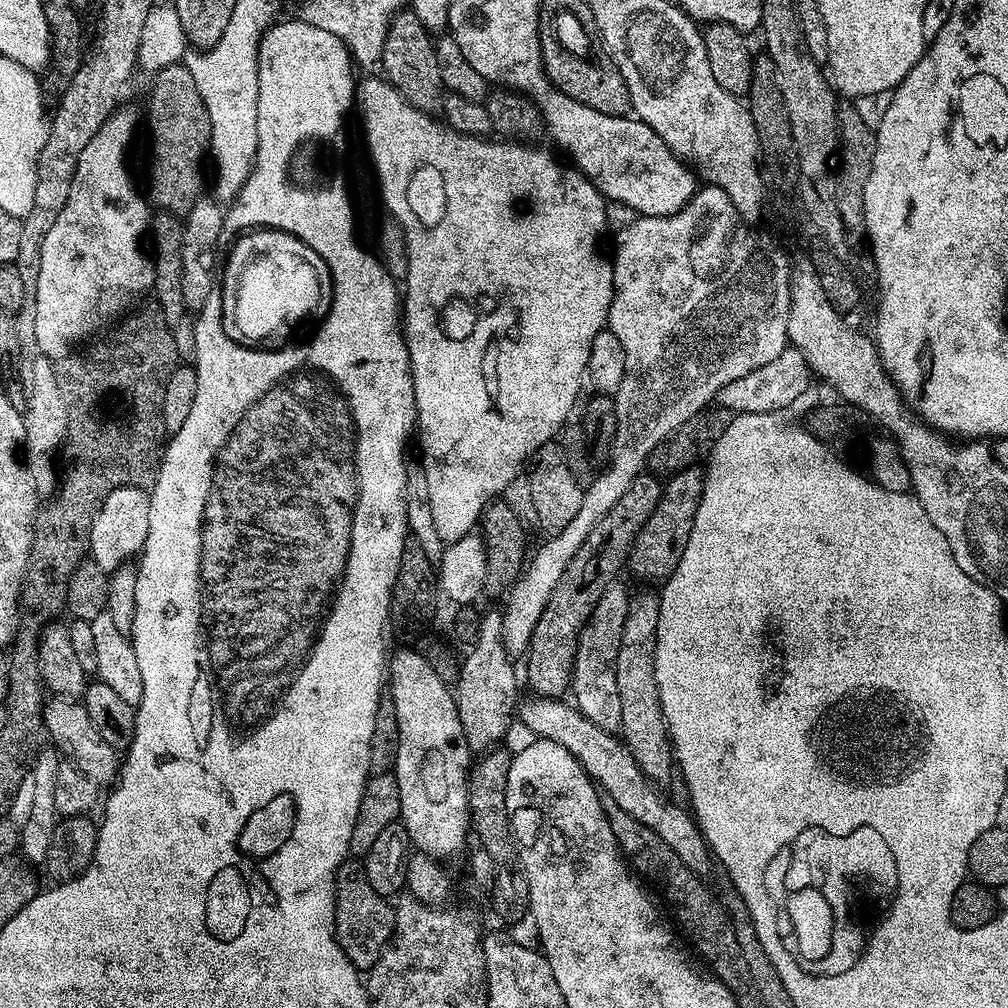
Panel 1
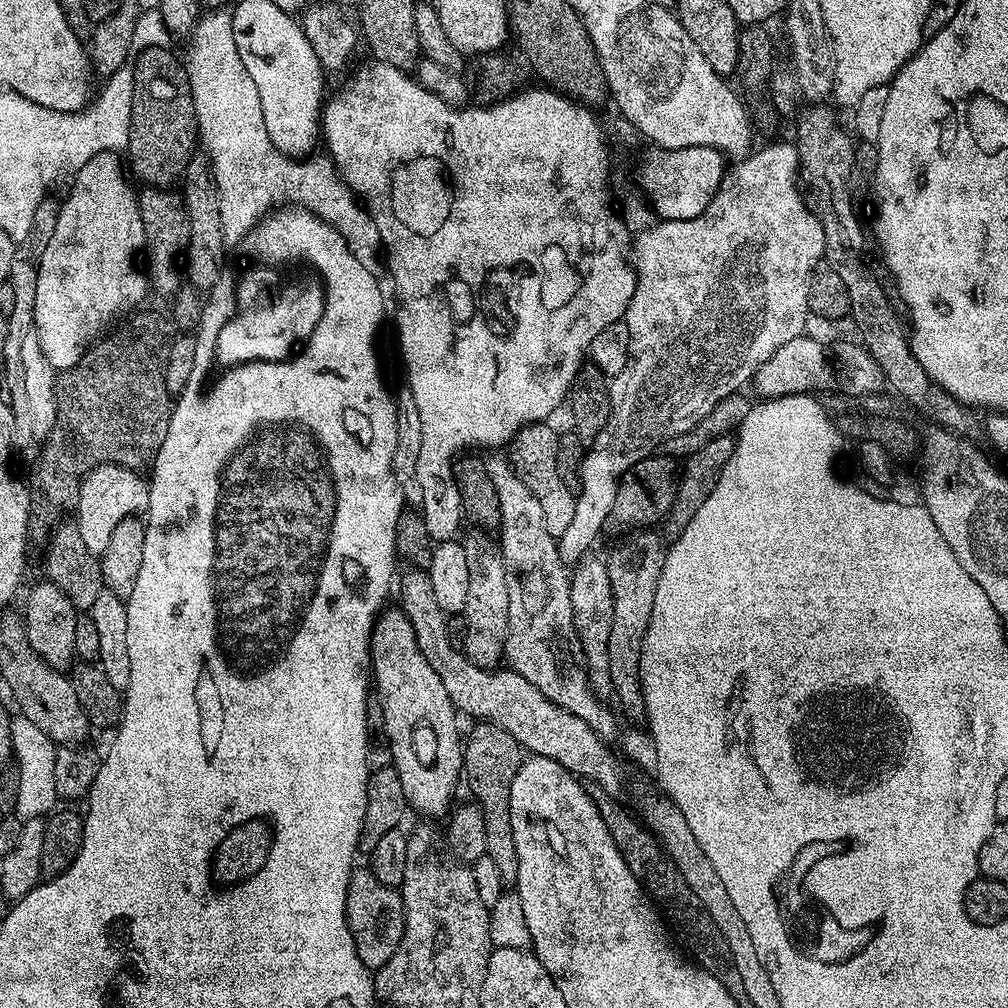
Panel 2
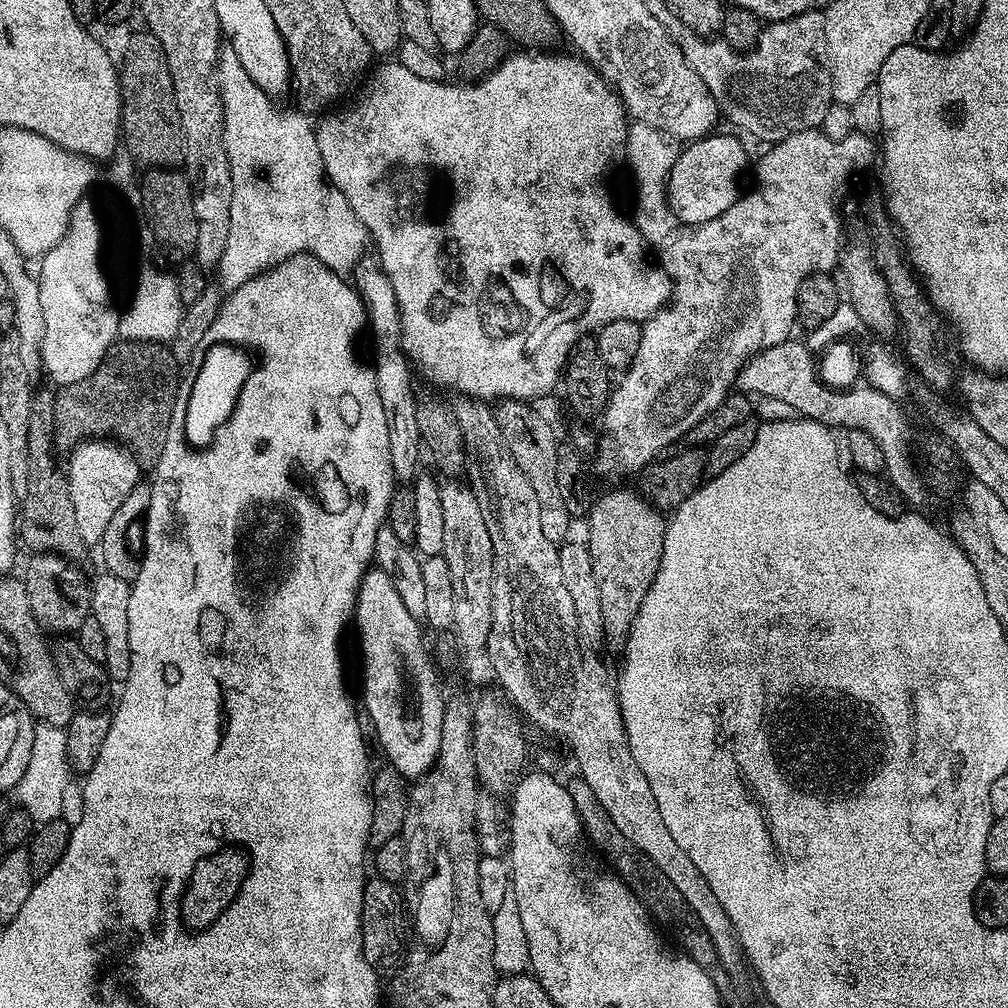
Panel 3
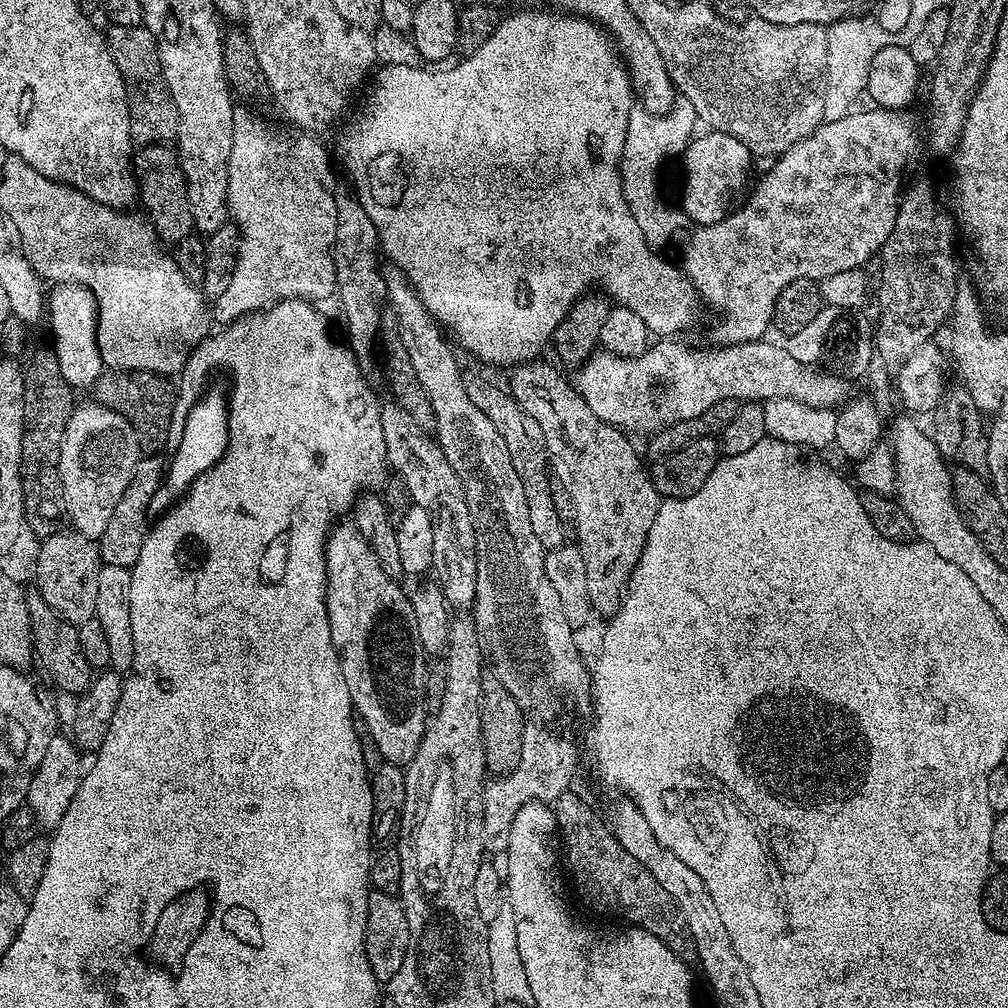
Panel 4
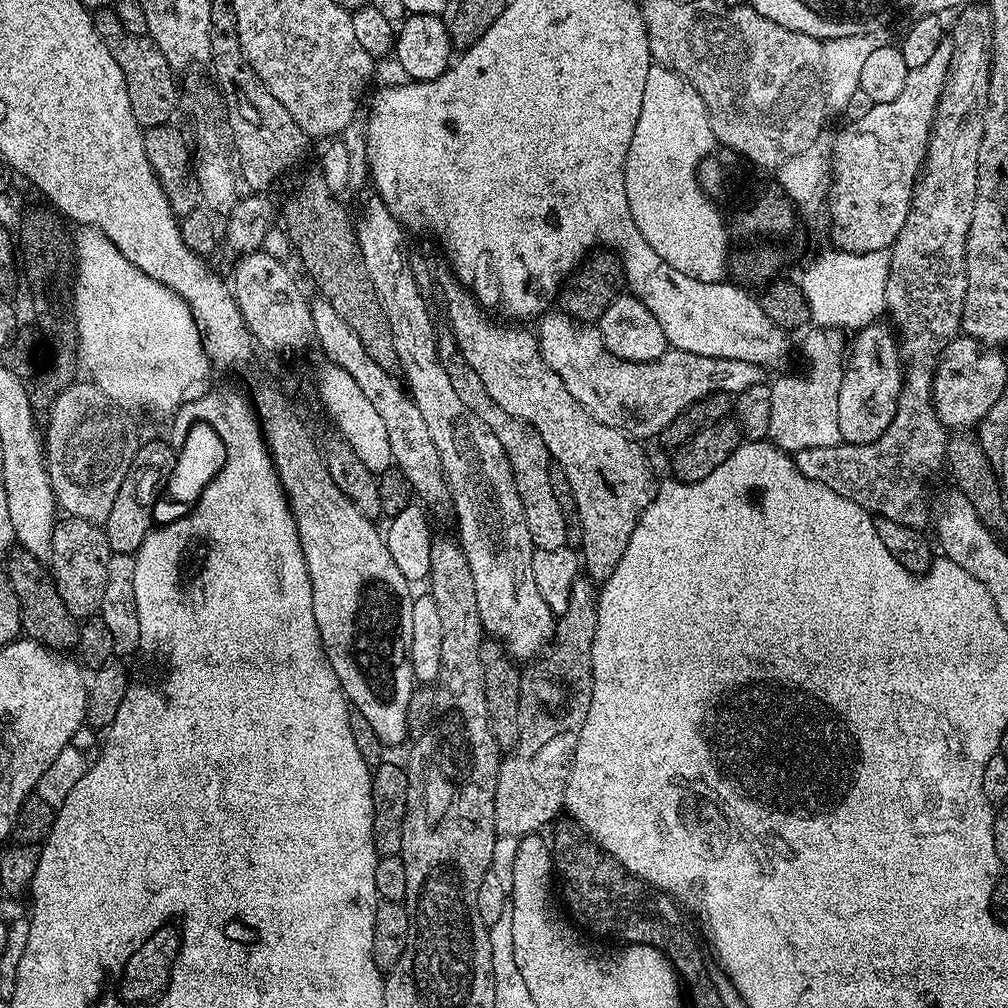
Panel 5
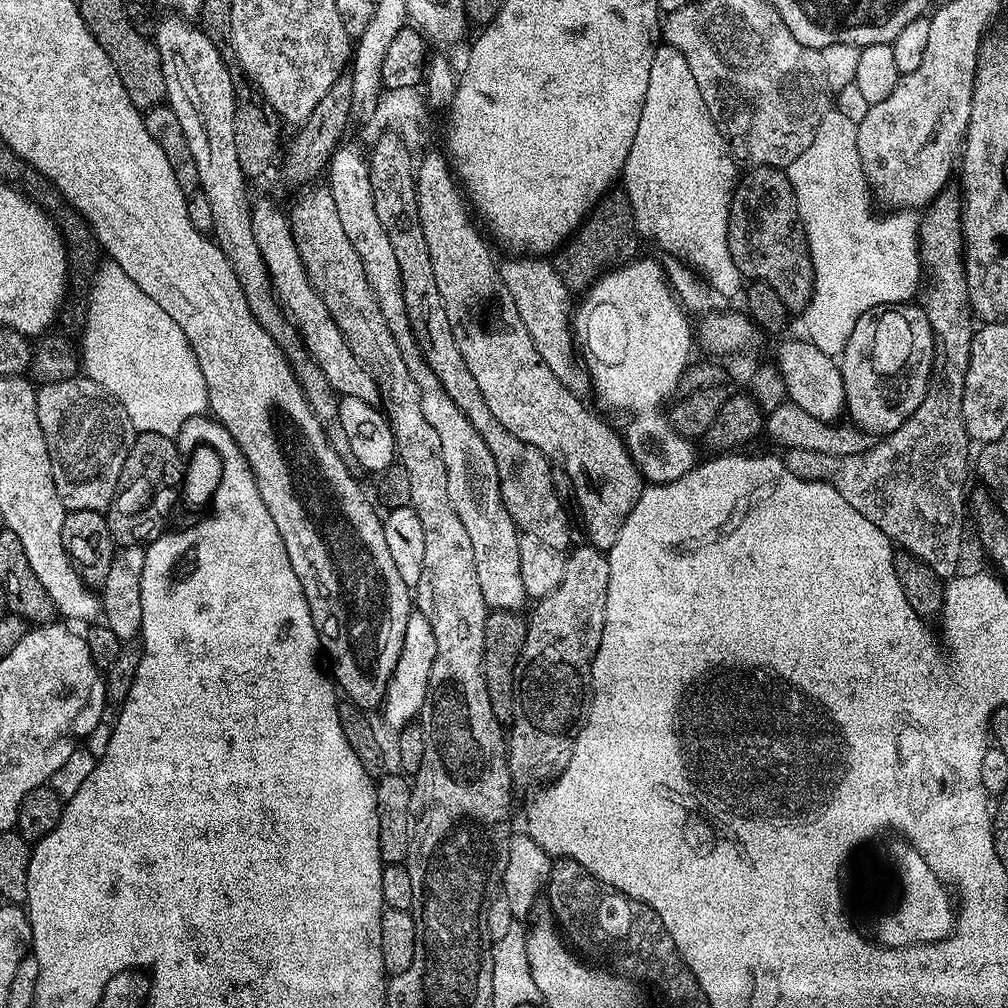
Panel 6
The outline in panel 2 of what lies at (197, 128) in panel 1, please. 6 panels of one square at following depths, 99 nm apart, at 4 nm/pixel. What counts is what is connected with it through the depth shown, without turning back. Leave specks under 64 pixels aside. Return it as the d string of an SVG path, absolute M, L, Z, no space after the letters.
M145 48L139 56L140 61L134 64L134 106L130 110L130 138L126 155L141 185L166 188L183 177L198 148L196 111L188 69L181 57L179 60L168 48Z

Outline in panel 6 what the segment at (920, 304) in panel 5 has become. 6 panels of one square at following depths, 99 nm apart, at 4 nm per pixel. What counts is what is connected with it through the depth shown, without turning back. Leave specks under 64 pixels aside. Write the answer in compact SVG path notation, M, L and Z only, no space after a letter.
M943 190L933 198L932 203L926 208L923 215L920 216L920 263L923 271L932 279L932 285L928 289L925 287L924 292L924 312L922 308L922 316L928 319L928 324L932 327L932 332L936 335L936 340L940 343L940 352L944 355L944 361L937 366L936 372L931 373L930 383L926 390L926 398L922 398L922 402L918 406L918 410L914 410L914 414L910 414L910 418L906 418L906 422L902 422L902 426L898 426L898 430L889 432L887 436L877 439L871 447L865 449L864 452L854 453L853 456L829 456L826 453L819 453L818 450L789 448L783 453L782 463L788 467L789 473L802 478L805 482L815 481L817 478L823 477L827 483L836 489L838 494L842 494L842 498L846 502L850 502L850 506L854 510L858 510L858 514L862 514L862 518L870 518L870 522L874 522L874 526L878 526L878 530L882 530L882 534L886 534L886 538L891 540L897 549L906 551L911 556L916 556L923 564L930 566L930 570L934 570L934 574L941 578L951 578L957 575L960 564L960 555L964 552L964 516L966 520L966 496L964 500L964 483L968 480L968 470L970 474L970 456L968 460L968 444L970 445L970 437L966 426L964 425L964 415L962 414L962 398L964 397L964 383L966 382L966 374L968 373L968 363L970 362L970 350L972 349L972 333L974 331L974 313L971 304L968 302L968 279L966 278L966 270L964 269L964 254L966 245L964 243L964 205L962 196L959 191L950 192L951 190Z

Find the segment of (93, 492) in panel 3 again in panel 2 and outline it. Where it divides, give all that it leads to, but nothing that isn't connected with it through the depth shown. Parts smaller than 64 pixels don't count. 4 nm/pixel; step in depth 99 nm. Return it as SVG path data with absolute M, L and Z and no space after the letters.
M102 464L89 472L80 483L80 501L74 509L74 523L78 534L82 534L82 542L86 542L86 550L100 557L110 546L110 538L114 530L118 530L118 522L127 516L143 513L148 507L148 485L139 471L123 468L117 464Z

